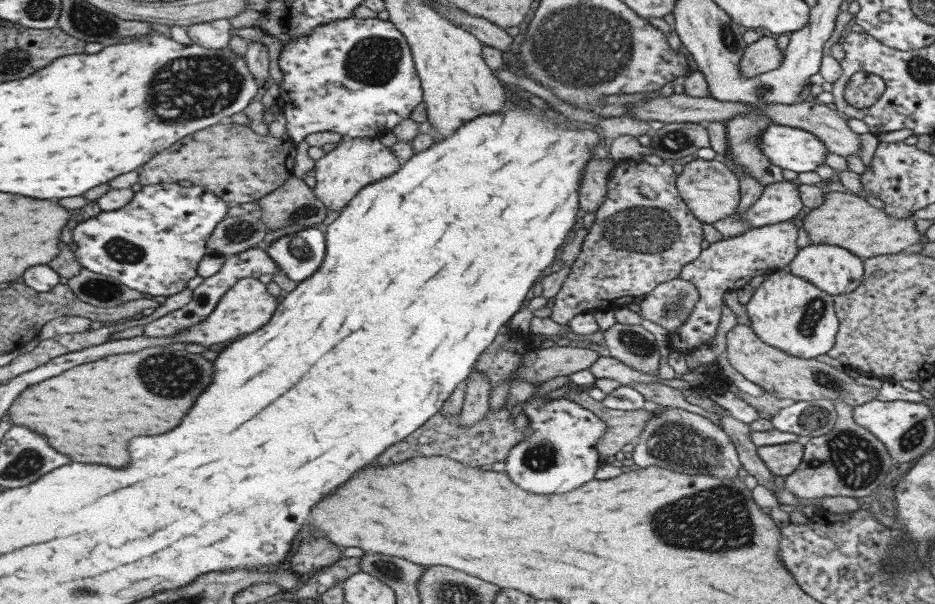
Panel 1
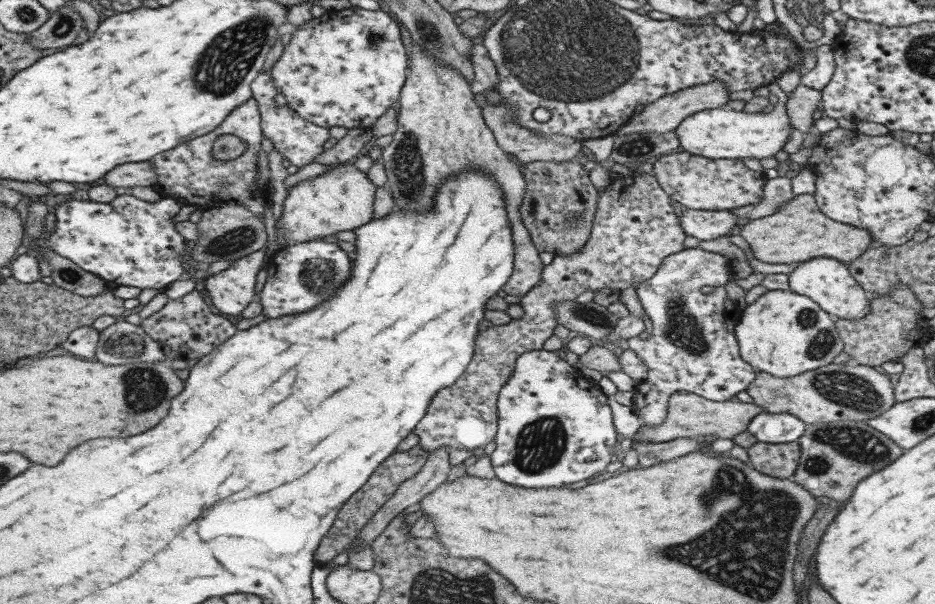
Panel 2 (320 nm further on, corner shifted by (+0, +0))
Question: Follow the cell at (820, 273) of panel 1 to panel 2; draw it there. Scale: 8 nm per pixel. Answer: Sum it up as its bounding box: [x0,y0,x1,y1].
[788,257,870,321]

